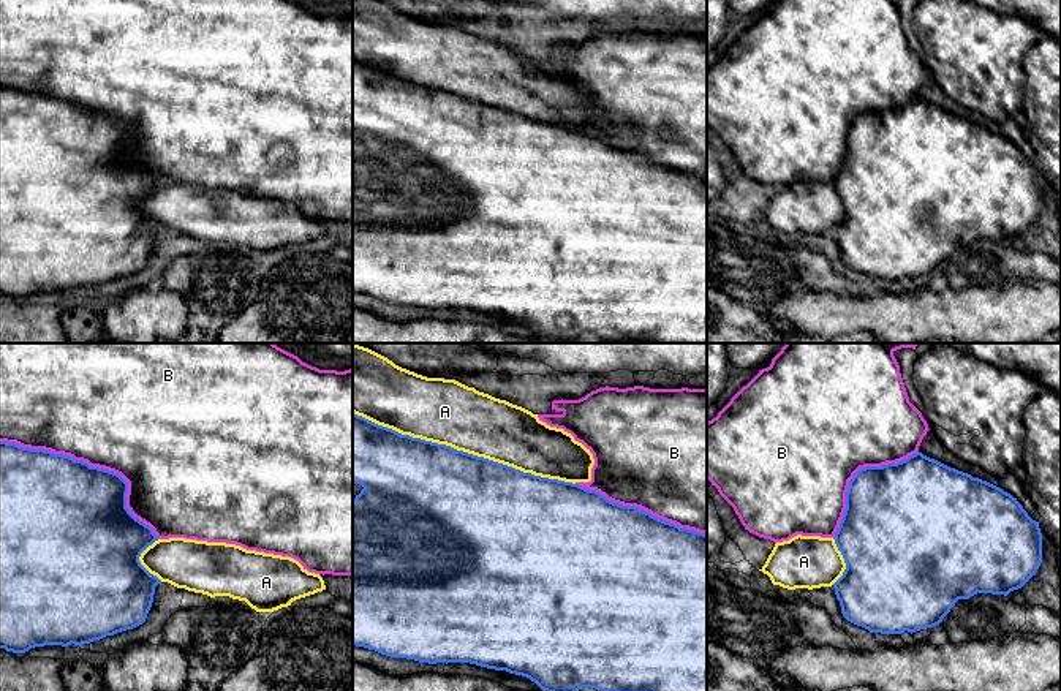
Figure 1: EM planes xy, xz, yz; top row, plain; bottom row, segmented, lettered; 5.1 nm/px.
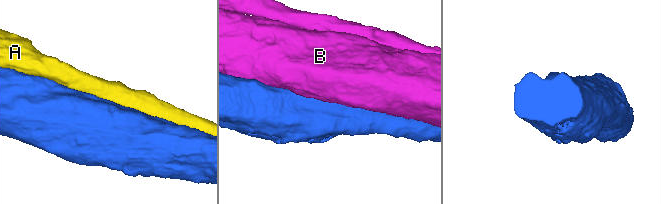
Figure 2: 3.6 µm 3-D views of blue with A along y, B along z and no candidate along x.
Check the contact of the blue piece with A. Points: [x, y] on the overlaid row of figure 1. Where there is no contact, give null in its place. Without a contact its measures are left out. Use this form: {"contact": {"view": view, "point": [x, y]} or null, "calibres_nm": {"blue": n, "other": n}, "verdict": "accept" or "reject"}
{"contact": {"view": "xz", "point": [462, 451]}, "calibres_nm": {"blue": 500, "other": 320}, "verdict": "accept"}

